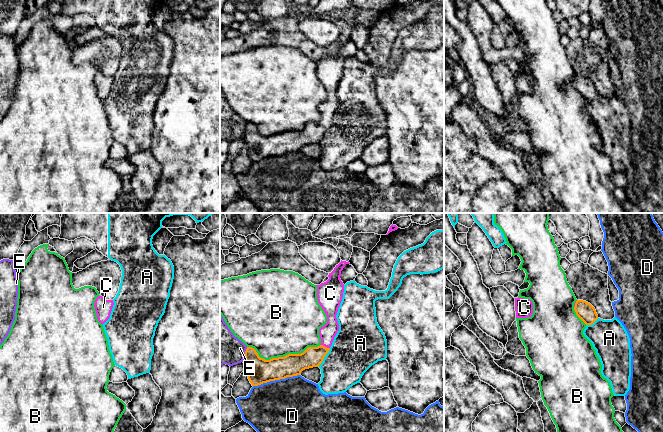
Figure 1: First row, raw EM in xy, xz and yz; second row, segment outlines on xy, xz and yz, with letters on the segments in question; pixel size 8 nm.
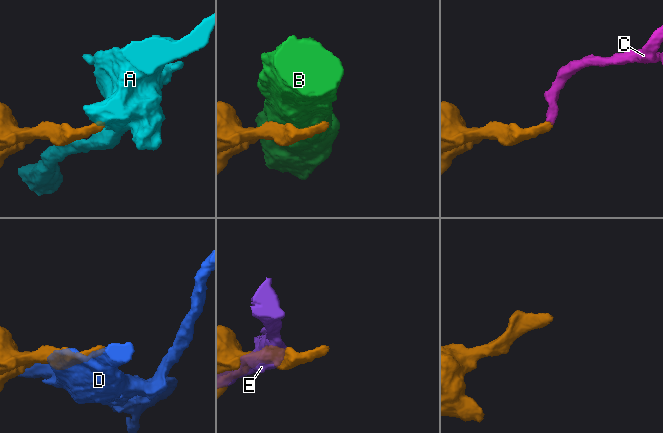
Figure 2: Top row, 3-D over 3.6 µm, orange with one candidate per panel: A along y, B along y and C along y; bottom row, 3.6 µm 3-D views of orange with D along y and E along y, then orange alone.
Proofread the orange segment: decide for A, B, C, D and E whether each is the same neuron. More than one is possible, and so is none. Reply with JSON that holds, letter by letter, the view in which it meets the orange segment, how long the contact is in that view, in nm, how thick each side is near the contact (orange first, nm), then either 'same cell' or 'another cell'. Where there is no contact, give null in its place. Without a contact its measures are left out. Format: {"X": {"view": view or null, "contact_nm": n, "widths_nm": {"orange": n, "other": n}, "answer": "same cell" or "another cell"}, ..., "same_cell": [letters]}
{"A": {"view": "xz", "contact_nm": 180, "widths_nm": {"orange": 170, "other": 380}, "answer": "another cell"}, "B": {"view": "xz", "contact_nm": 600, "widths_nm": {"orange": 200, "other": 480}, "answer": "another cell"}, "C": {"view": "xz", "contact_nm": 90, "widths_nm": {"orange": 160, "other": 130}, "answer": "same cell"}, "D": {"view": "xz", "contact_nm": 380, "widths_nm": {"orange": 200, "other": 480}, "answer": "another cell"}, "E": {"view": "xz", "contact_nm": 130, "widths_nm": {"orange": 200, "other": 280}, "answer": "another cell"}, "same_cell": ["C"]}

